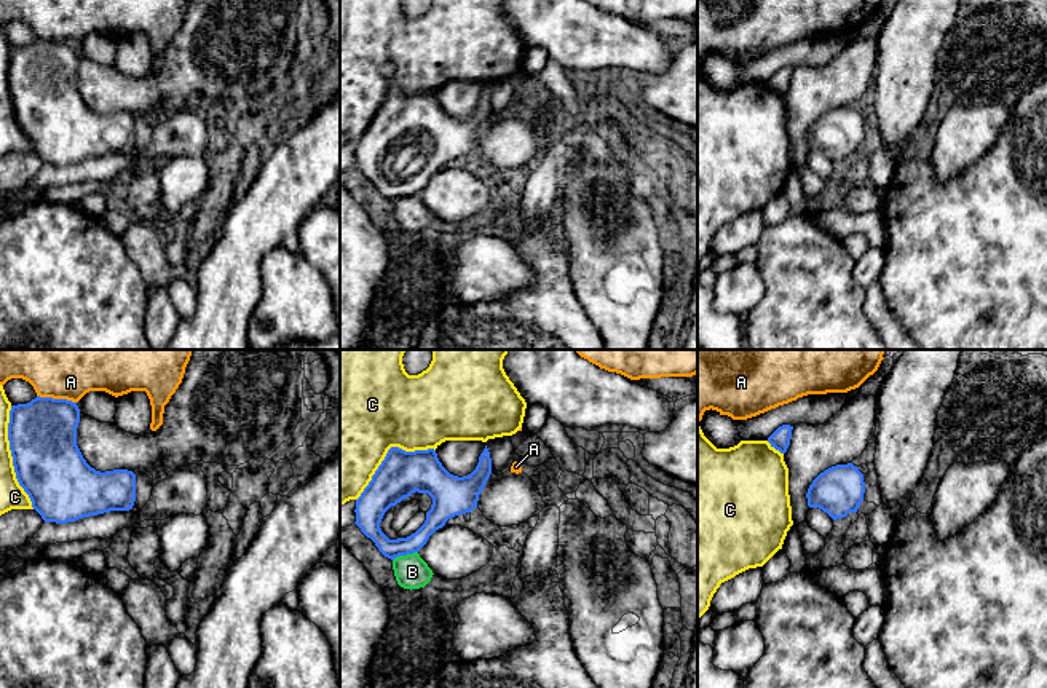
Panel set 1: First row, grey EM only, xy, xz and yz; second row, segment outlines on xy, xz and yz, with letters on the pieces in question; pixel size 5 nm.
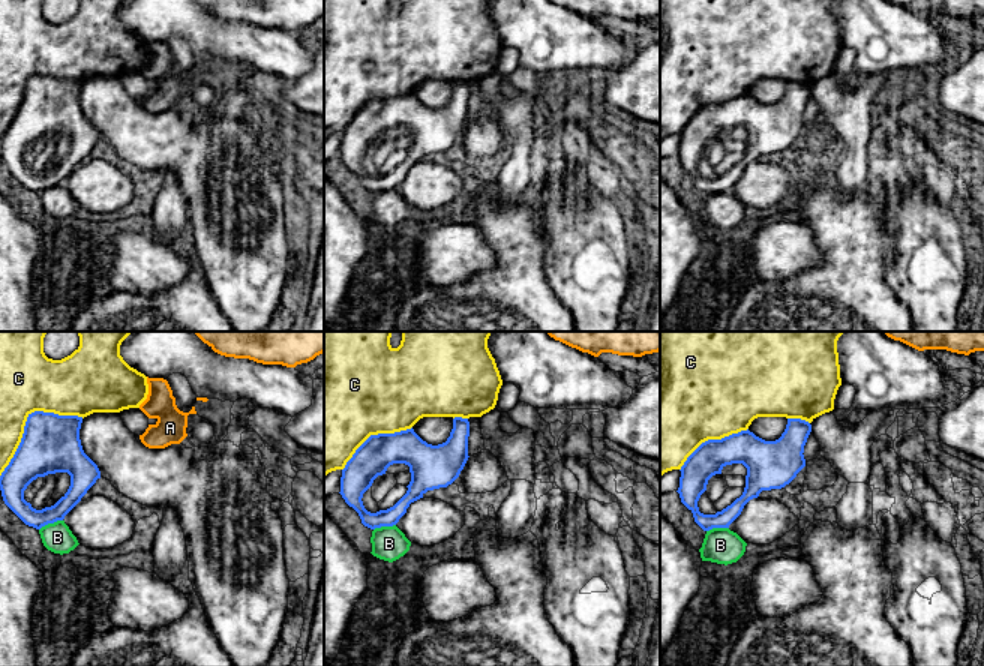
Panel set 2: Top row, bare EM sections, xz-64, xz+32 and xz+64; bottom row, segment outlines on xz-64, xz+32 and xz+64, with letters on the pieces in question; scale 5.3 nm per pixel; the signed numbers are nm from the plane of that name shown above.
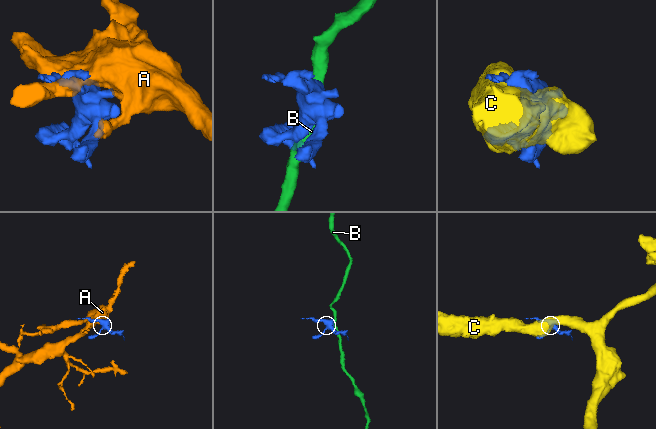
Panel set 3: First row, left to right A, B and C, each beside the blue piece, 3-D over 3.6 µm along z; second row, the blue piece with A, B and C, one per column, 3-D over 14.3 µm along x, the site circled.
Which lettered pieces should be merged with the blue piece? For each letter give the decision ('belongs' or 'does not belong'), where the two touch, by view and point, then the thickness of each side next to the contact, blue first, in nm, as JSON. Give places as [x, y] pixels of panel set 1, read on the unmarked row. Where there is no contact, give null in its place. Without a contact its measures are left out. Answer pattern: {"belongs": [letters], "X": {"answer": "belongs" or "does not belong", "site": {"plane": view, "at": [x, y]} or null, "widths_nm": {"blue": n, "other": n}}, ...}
{"belongs": [], "A": {"answer": "does not belong", "site": {"plane": "xy", "at": [56, 42]}, "widths_nm": {"blue": 340, "other": 220}}, "B": {"answer": "does not belong", "site": {"plane": "xz", "at": [404, 197]}, "widths_nm": {"blue": 120, "other": 170}}, "C": {"answer": "does not belong", "site": {"plane": "xy", "at": [11, 98]}, "widths_nm": {"blue": 340, "other": 130}}}

